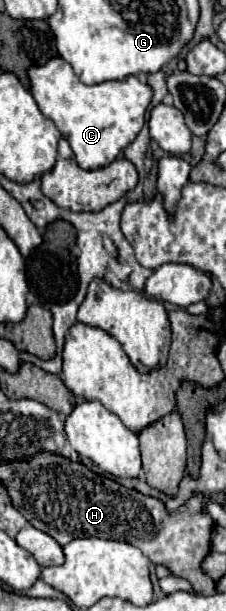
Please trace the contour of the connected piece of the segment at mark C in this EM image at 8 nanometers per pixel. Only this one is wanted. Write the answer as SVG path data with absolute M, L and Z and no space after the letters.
M60 56L50 58L42 66L30 66L28 76L30 92L40 112L56 124L62 136L70 142L76 162L86 170L110 164L116 156L120 156L120 150L126 148L144 126L144 114L150 104L152 90L136 76L88 86L78 80L72 66Z

